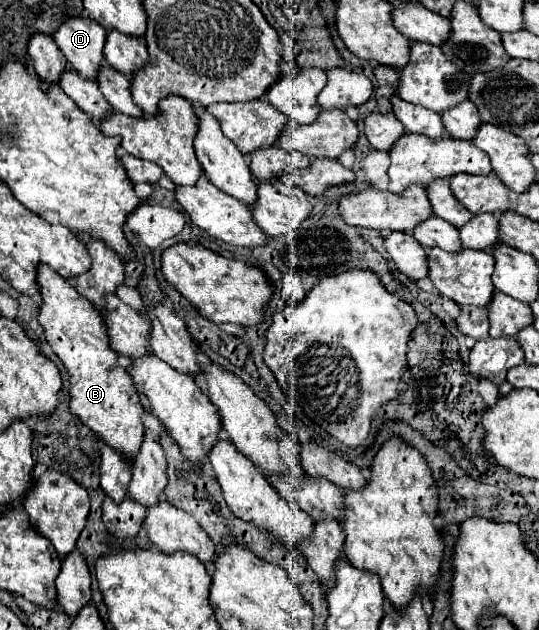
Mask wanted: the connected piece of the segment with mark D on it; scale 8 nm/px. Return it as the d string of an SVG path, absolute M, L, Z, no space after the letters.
M86 17L68 19L58 27L54 41L82 79L98 79L106 43L106 29L102 25Z

